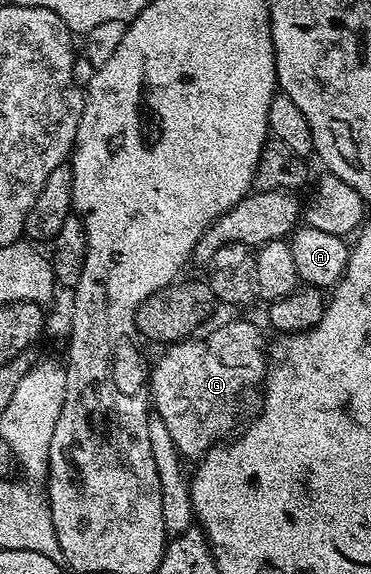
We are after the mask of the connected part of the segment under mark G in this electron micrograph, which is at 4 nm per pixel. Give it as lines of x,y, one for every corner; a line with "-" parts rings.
230,321
227,325
222,325
219,329
214,329
207,335
206,341
198,341
199,339
187,339
185,341
175,341
169,346
167,353
162,353
158,357
158,362
153,362
152,368
148,373
148,384
150,387
150,399
152,402
153,412
156,414
157,420
164,423
164,427
168,427
168,431
172,435
172,443
176,443
179,454
183,458
201,459
209,449
214,448
227,436
226,432
234,425
234,420
238,417
238,404
242,401
242,393
249,391
253,385
261,386
268,372
268,341
262,338
262,333
250,321

